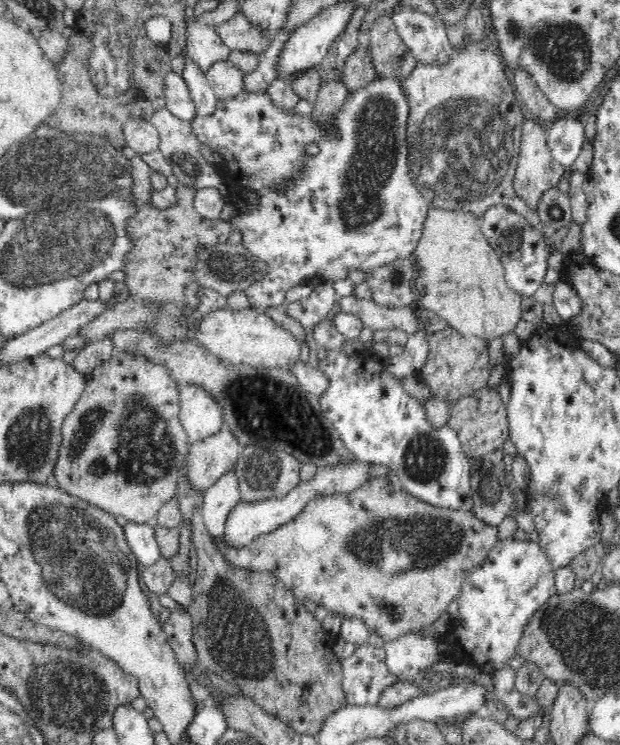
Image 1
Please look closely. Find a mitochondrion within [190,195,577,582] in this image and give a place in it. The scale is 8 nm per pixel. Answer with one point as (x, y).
(267, 410)

